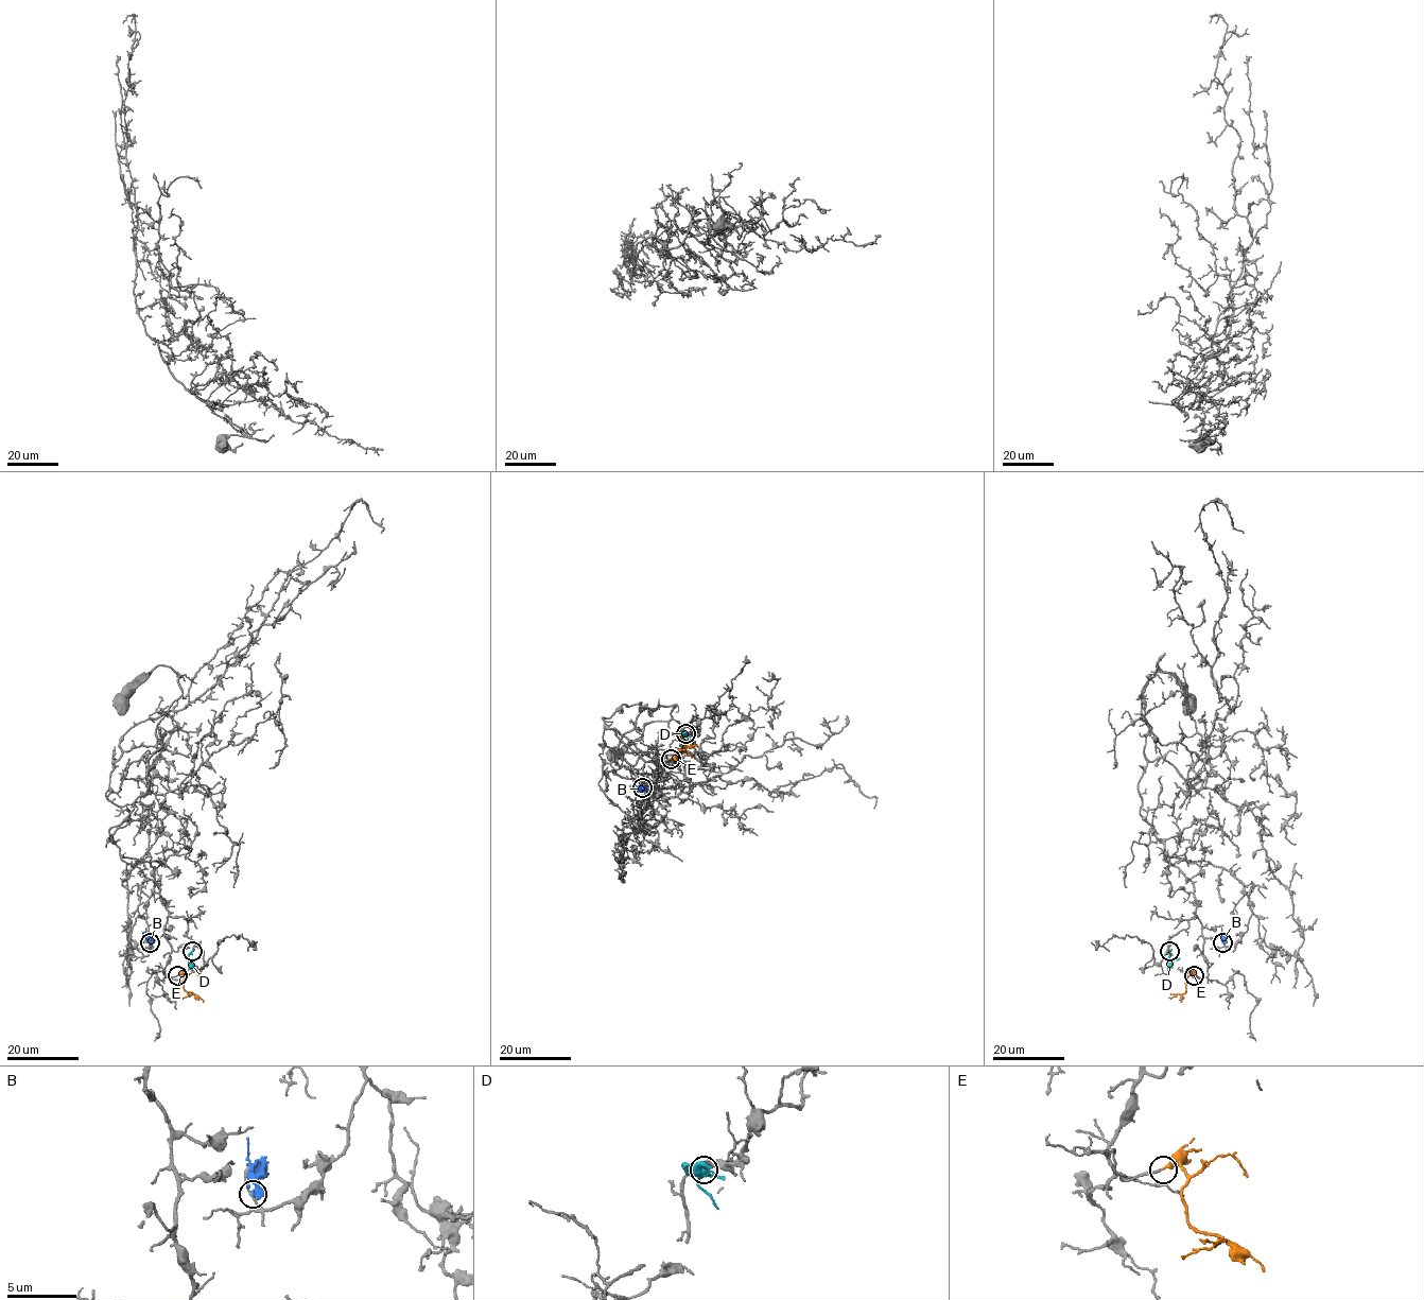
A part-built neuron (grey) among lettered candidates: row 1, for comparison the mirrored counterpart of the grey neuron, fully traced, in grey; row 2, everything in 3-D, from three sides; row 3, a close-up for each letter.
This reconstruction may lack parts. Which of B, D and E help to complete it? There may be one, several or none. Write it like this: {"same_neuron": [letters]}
{"same_neuron": ["E"]}

